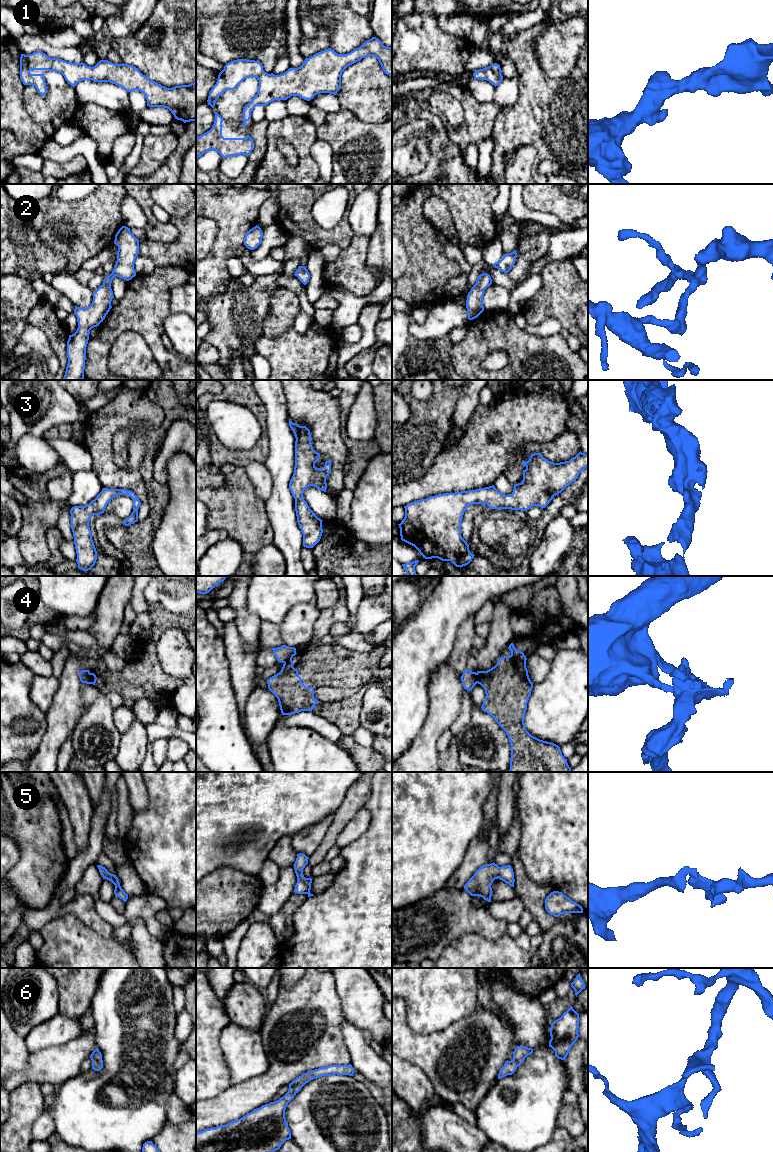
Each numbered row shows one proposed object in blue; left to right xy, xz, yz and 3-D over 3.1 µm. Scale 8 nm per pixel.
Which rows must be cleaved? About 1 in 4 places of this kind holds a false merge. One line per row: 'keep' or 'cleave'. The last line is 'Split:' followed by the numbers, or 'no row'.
1: keep
2: keep
3: keep
4: cleave
5: keep
6: keep
Split: 4

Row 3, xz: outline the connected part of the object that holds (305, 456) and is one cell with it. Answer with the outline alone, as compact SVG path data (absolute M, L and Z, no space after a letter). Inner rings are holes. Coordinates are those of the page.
M290 420L289 426L296 438L295 467L289 489L295 499L297 522L303 534L303 546L313 548L321 539L323 520L310 509L303 499L303 492L309 486L326 492L326 478L331 472L331 461L326 461L322 468L316 468L315 463L320 459L320 453L316 452L311 445L310 430Z

